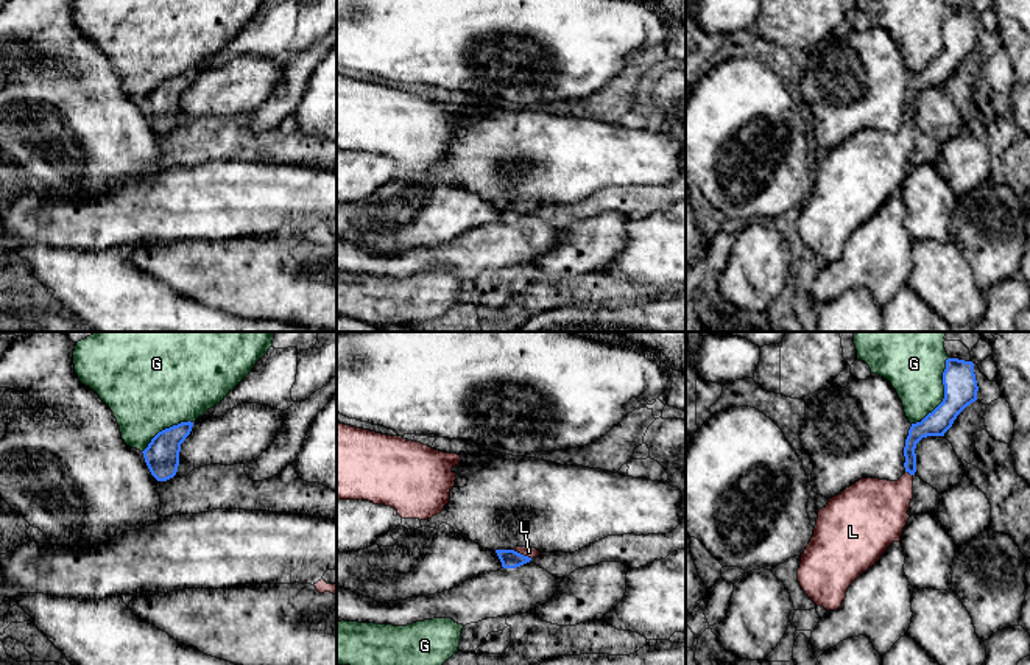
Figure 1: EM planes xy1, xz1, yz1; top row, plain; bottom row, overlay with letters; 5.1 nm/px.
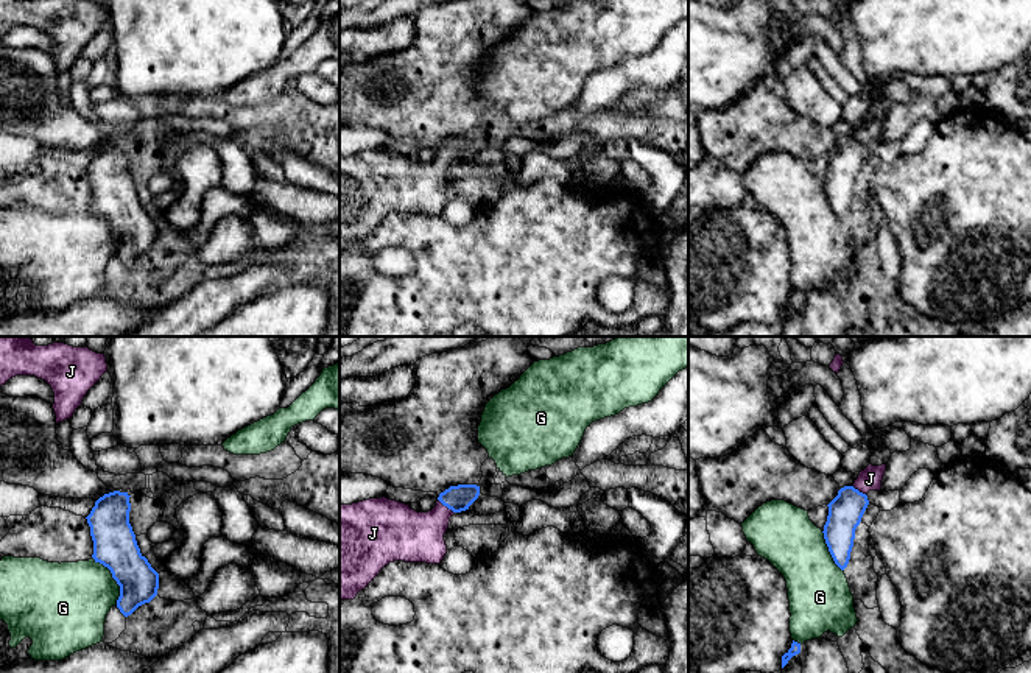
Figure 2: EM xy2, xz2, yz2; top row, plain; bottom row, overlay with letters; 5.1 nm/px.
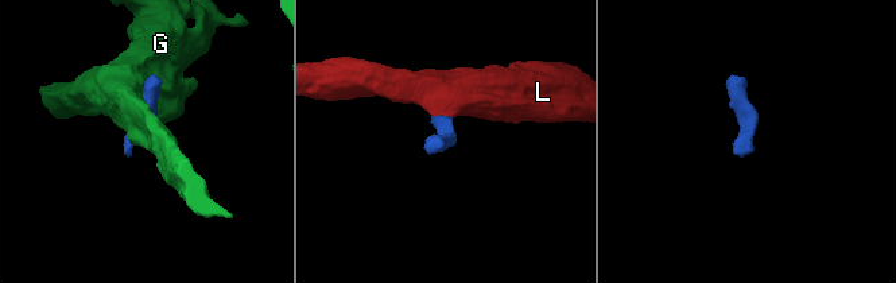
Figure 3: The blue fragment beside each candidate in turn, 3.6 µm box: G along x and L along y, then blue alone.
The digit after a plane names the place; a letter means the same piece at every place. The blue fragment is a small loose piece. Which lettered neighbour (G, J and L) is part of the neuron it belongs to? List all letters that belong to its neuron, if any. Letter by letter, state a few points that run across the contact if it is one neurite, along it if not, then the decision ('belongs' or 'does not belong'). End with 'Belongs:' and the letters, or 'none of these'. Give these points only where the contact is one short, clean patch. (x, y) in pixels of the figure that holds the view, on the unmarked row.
G: does not belong
J: xz2 (460, 148), (446, 156), (418, 186), (410, 187) | belongs
L: xz1 (510, 211), (522, 206), (529, 203) | belongs
Belongs: J, L

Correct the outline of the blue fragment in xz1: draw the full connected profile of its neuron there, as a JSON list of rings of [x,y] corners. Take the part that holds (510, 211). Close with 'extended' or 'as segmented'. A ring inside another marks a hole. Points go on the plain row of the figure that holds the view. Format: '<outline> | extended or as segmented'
[[[516,198],[514,201],[497,199],[496,204],[503,220],[520,218],[541,206],[539,201],[531,198]]] | extended

